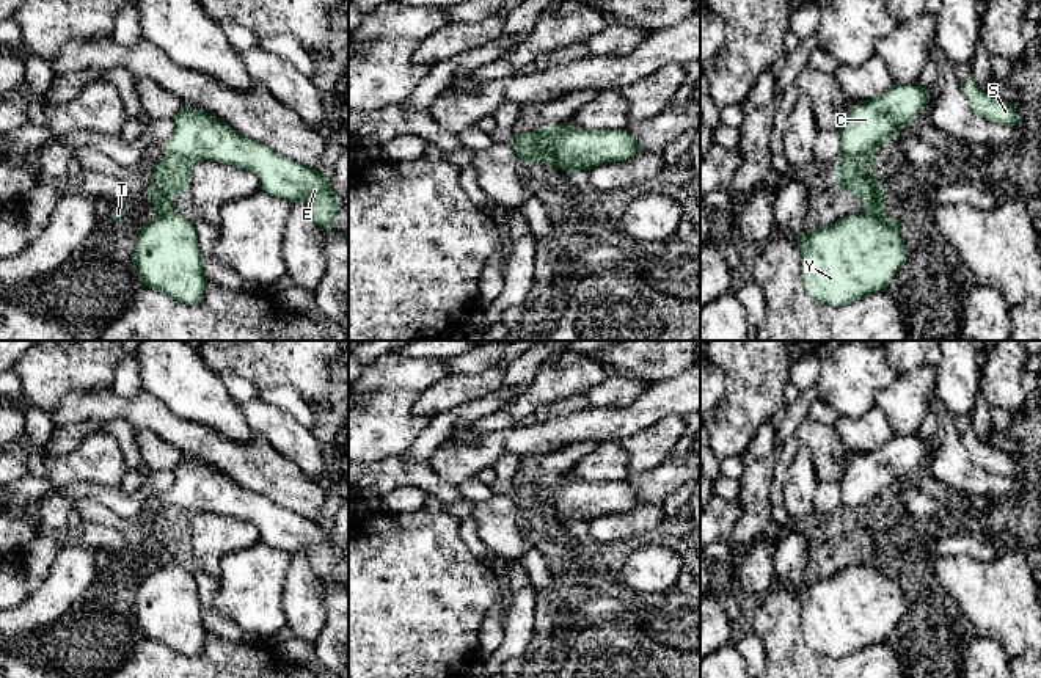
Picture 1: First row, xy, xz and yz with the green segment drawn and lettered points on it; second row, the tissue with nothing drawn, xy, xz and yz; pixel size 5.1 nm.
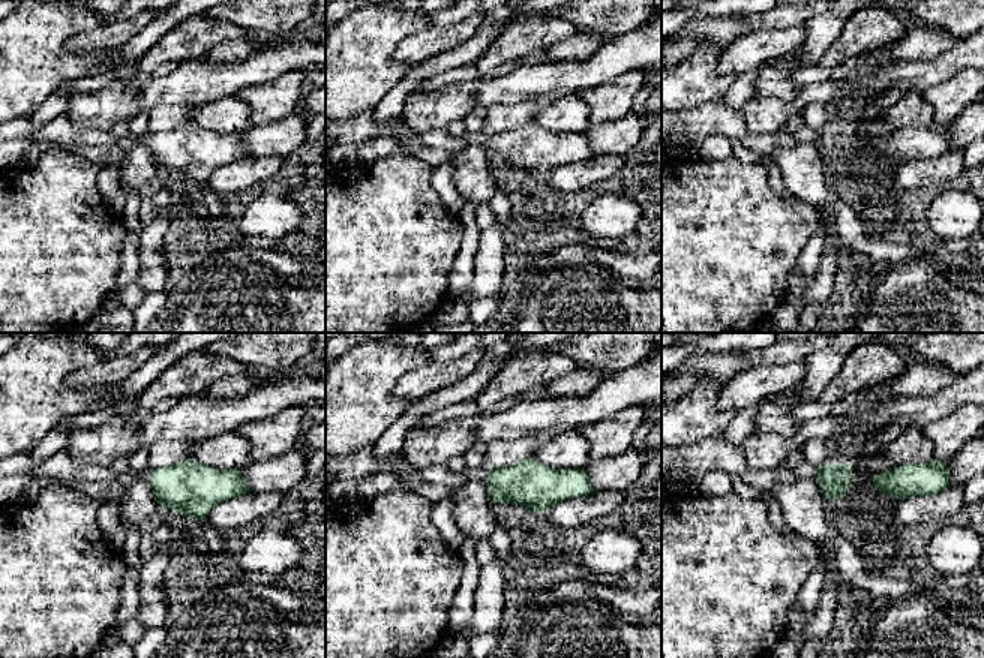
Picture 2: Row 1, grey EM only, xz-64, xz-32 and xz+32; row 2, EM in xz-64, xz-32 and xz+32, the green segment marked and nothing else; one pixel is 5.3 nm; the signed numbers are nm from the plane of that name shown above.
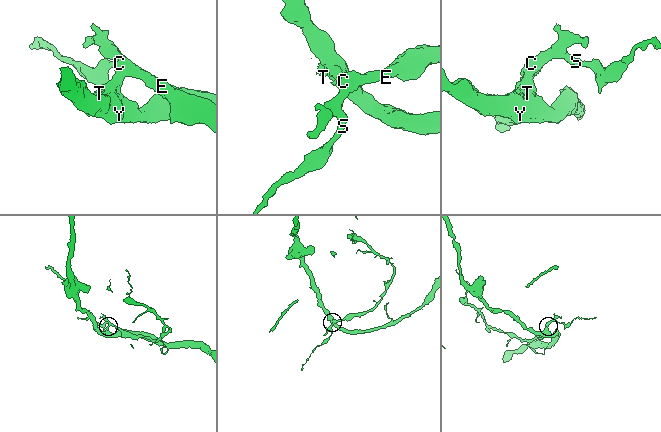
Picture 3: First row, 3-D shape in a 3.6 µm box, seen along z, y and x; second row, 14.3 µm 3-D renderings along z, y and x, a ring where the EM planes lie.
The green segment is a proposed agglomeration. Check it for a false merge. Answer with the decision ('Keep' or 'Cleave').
Cleave

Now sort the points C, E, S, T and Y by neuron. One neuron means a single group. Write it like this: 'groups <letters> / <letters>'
groups C E S / T Y

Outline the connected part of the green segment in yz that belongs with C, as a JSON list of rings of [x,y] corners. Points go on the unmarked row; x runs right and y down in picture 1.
[[[895,435],[886,444],[854,457],[840,480],[843,507],[875,505],[900,480],[911,474],[930,455],[926,439],[919,435]]]

